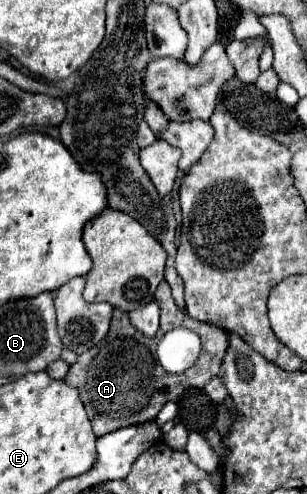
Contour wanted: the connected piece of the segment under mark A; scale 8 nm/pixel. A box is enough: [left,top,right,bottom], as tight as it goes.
[63,282,227,436]

